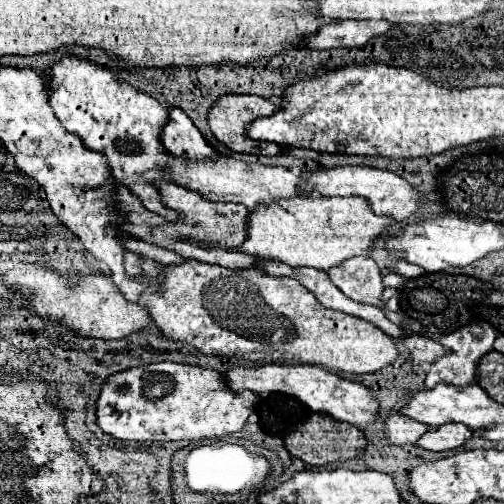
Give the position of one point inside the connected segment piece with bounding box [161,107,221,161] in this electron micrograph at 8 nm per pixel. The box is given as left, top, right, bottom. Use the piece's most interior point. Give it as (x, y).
(180, 137)

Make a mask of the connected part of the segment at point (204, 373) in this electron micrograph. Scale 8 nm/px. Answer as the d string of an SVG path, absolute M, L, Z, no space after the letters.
M153 363L109 375L95 403L101 431L125 441L213 439L237 433L257 405L257 395L227 389L219 371L181 363Z

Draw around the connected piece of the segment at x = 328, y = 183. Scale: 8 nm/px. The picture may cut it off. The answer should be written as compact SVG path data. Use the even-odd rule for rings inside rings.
M353 165L303 171L297 191L303 193L303 195L317 193L321 197L335 197L335 195L365 197L369 201L373 213L377 213L377 215L389 215L389 217L393 217L397 221L407 219L409 215L413 215L415 211L419 211L419 199L421 199L421 193L417 189L413 189L403 177L399 177L399 175L391 173L391 171L383 171L383 169L353 167Z

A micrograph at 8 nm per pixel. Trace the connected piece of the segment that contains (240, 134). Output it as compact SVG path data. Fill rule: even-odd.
M223 95L211 107L207 121L219 143L235 153L273 157L281 155L281 147L245 137L245 127L259 117L259 97L255 95Z

